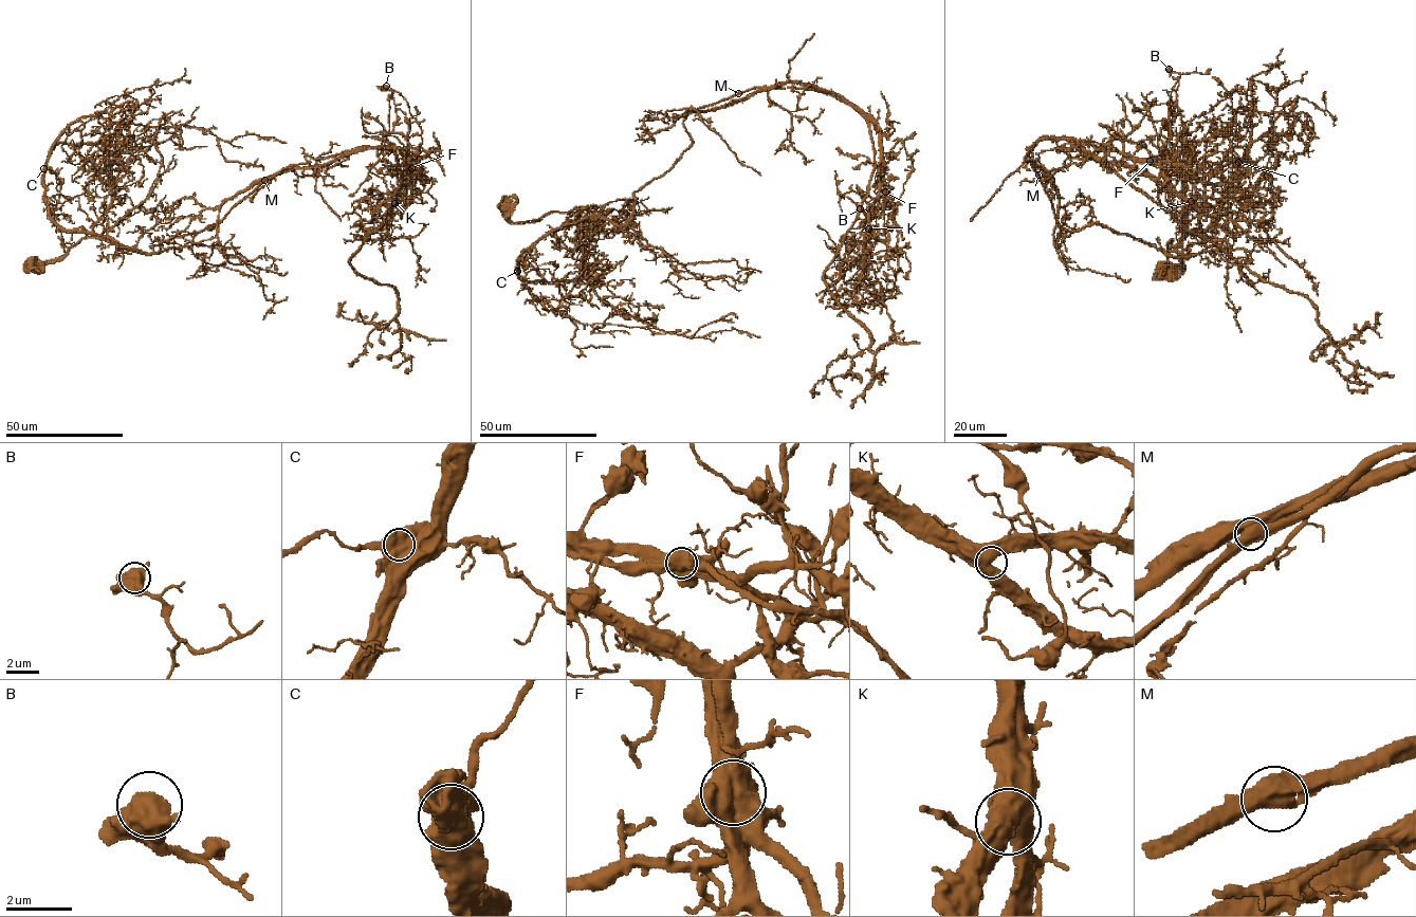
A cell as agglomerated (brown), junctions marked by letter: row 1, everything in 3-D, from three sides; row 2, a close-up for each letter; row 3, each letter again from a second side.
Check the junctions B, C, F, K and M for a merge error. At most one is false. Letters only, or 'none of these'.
F

